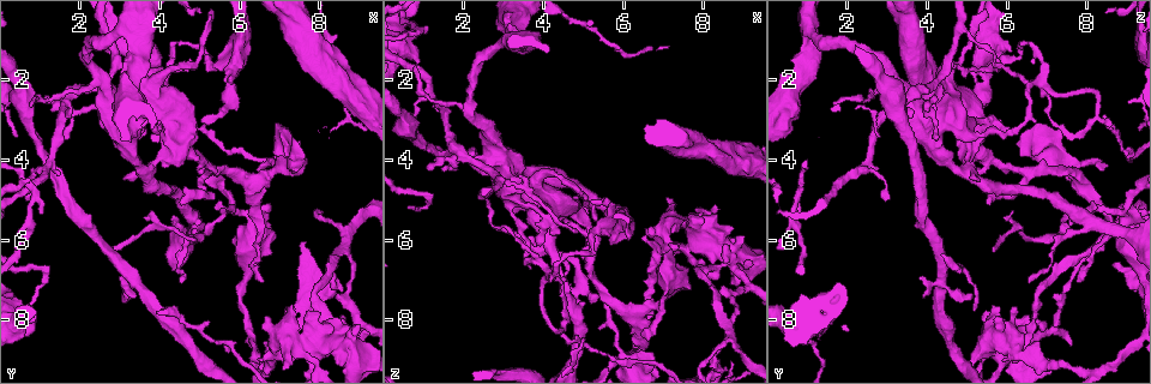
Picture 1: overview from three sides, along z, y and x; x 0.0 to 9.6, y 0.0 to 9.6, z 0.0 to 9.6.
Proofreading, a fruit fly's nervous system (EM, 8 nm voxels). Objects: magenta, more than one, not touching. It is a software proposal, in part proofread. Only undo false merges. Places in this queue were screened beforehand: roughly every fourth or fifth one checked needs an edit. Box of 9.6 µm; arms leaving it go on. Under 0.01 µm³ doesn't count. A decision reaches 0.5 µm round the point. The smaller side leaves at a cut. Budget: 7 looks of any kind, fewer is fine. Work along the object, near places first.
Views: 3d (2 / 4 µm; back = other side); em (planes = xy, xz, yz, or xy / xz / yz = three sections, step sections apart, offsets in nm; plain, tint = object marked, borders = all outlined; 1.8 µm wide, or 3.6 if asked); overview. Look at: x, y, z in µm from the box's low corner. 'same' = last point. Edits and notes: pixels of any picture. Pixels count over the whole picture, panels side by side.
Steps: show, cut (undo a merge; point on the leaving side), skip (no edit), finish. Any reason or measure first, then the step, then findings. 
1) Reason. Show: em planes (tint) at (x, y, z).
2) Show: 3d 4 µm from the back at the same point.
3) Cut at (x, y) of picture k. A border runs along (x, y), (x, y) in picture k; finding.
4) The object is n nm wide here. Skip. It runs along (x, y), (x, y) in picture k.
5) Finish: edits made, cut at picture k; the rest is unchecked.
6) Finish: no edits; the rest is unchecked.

Calibre changes. Show: em xz step 16 (tint) at (3.30, 7.00, 4.30).

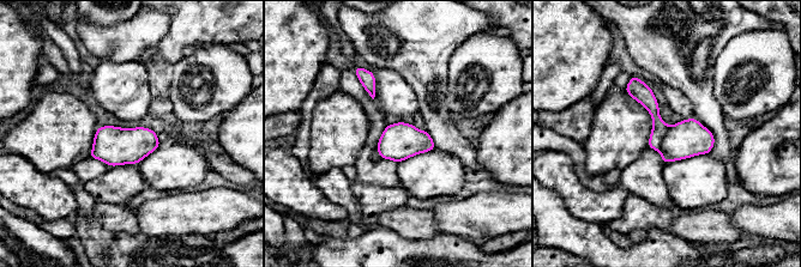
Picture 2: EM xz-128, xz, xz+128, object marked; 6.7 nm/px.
Cut it another way. Show: em planes (tint) at the same point.

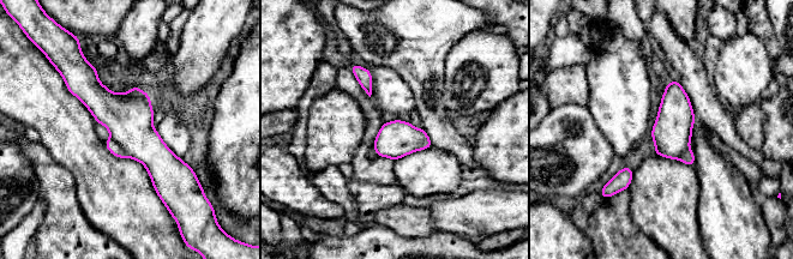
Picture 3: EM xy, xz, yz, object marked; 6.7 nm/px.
Cut at (110, 144) of picture 3. A border runs along (110, 137), (126, 156) in picture 3; a second neuron is stuck on.

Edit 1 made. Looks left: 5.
Show: em planes (tint) at (8.60, 8.25, 6.45).

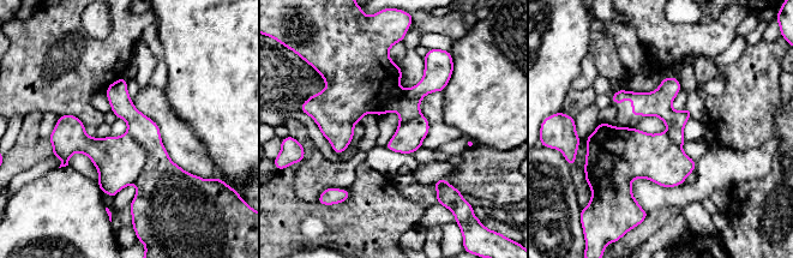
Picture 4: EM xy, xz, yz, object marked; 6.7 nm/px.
Cut at (163, 188) of picture 4. The part that leaves runs along (122, 80), (154, 145), (138, 202) in picture 4; a second neuron is stuck on.

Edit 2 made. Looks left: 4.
Thin arm on a thick one. Show: 3d 4 µm from the back at (2.80, 2.85, 3.80).

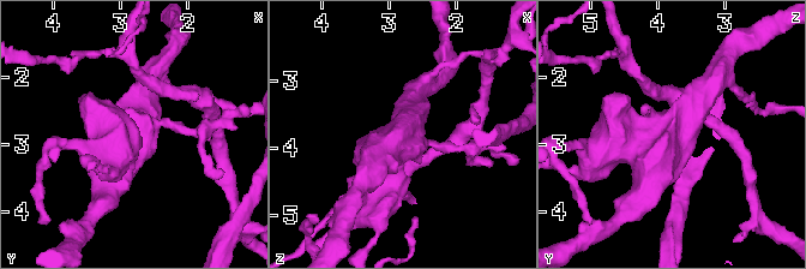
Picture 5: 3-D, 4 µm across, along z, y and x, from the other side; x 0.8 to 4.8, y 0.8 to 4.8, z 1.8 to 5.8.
Show: em 3.6 µm xy step 4 (plain) at (2.80, 2.90, 3.85).

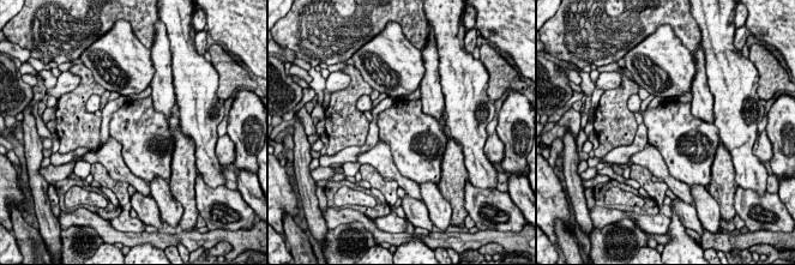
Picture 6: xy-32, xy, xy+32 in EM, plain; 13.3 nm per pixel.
Where the object lies. Show: em 3.6 µm xy step 4 (tint) at the same point.

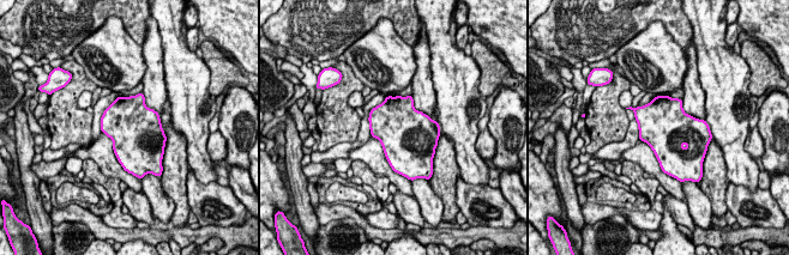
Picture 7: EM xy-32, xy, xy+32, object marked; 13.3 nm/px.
The object is 700 nm wide here. Skip. All the same neuron.

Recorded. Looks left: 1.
Finish: edits made, cut at picture 3, cut at picture 4; the rest is unchecked.

